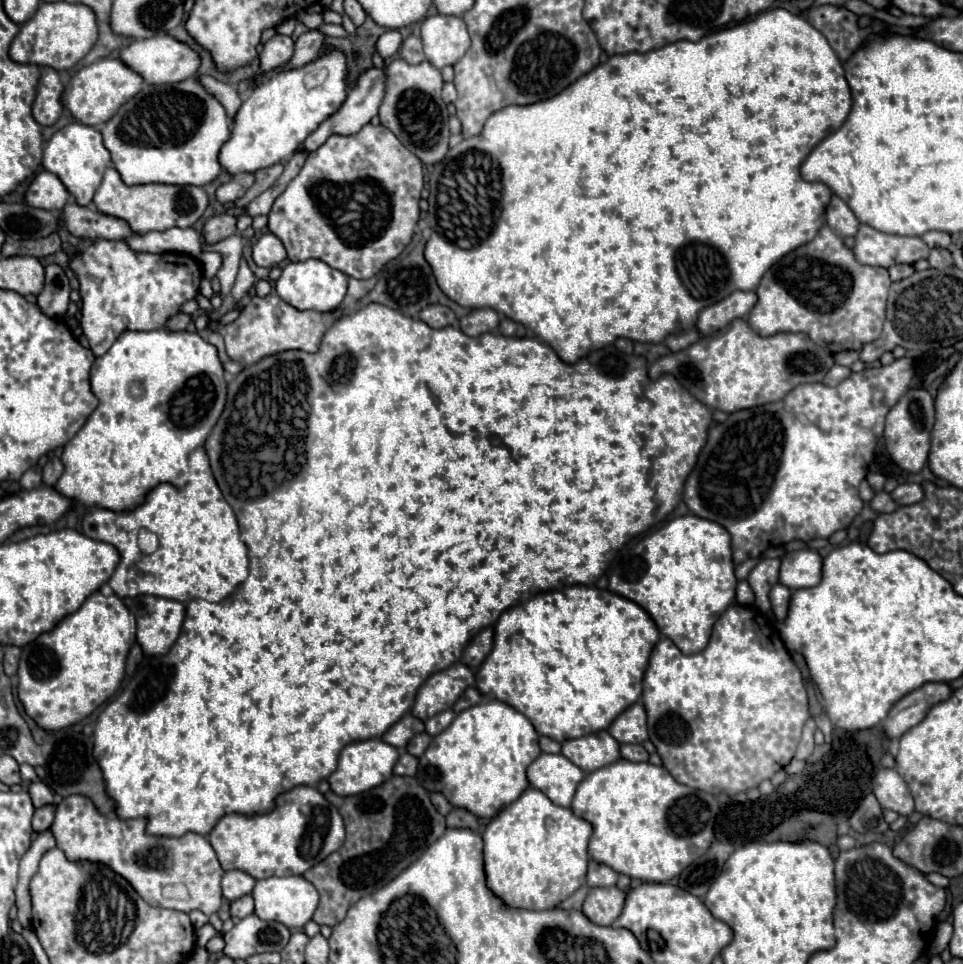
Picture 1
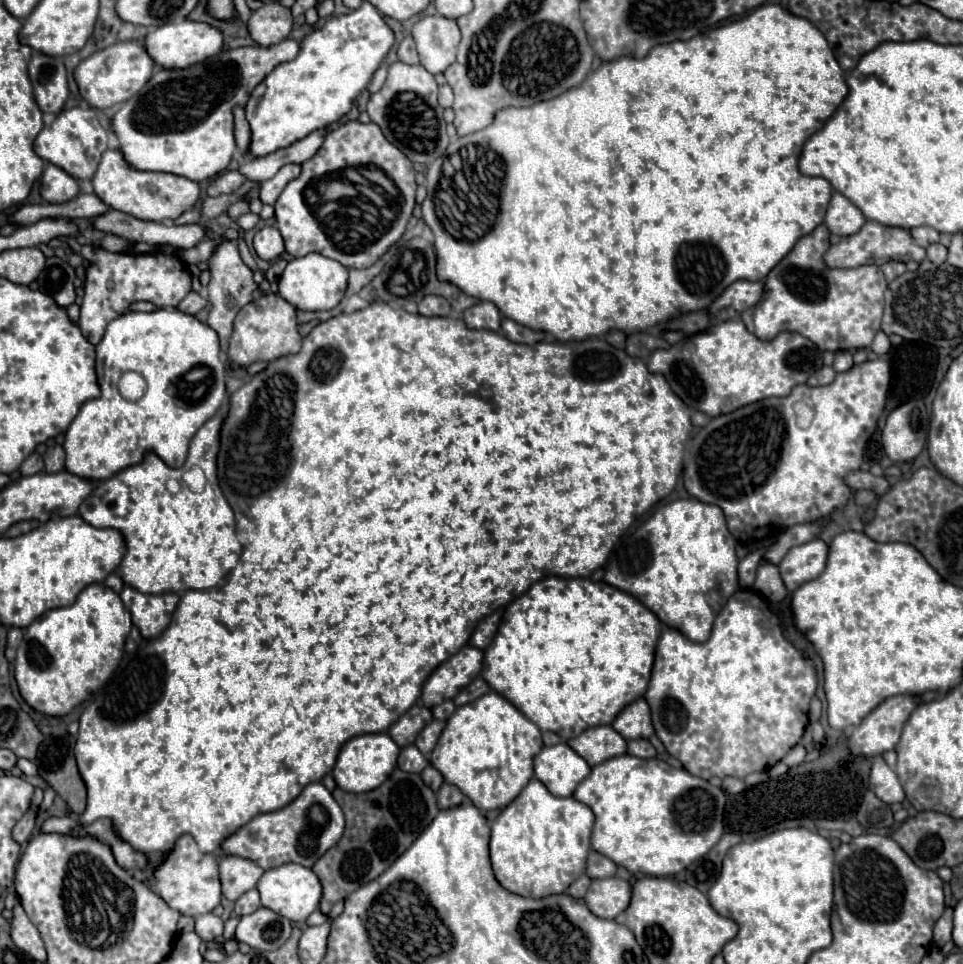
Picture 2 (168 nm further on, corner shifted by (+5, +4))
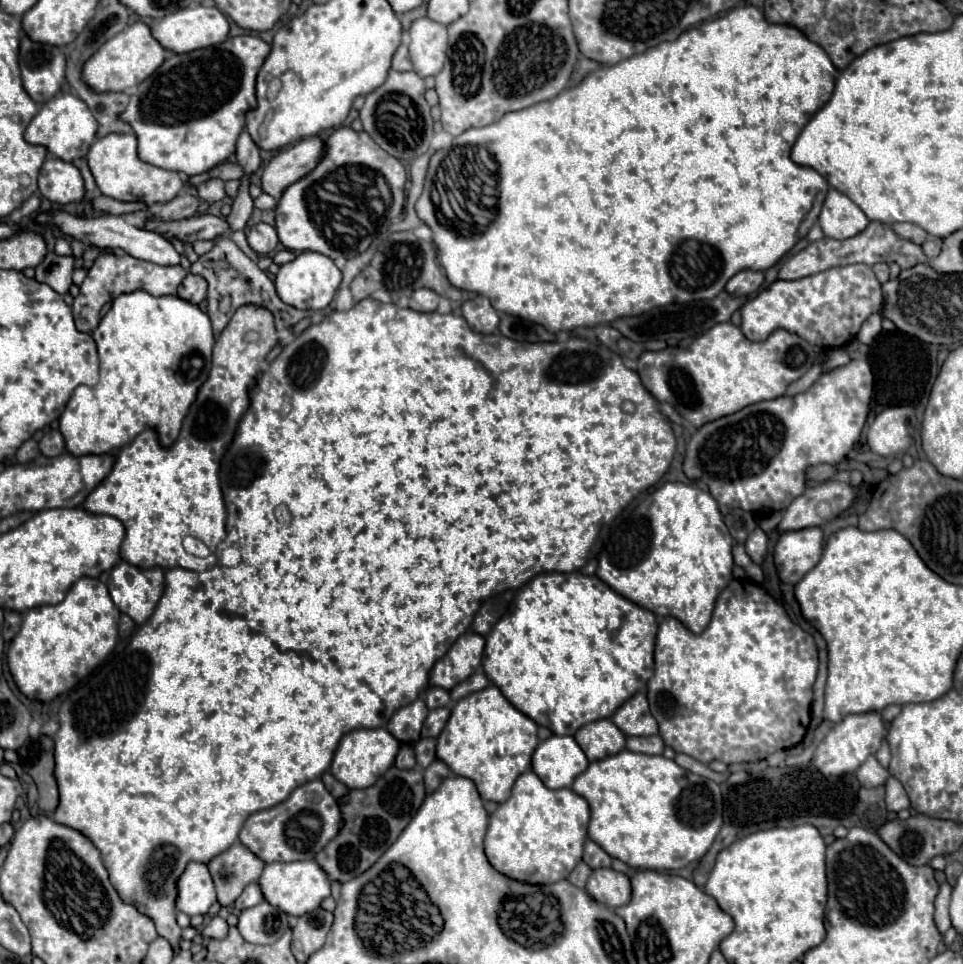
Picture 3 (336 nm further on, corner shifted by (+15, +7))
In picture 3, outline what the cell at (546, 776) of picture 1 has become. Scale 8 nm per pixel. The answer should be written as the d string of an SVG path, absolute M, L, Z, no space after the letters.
M551 735L539 743L533 753L533 771L549 785L549 789L571 787L575 777L583 773L587 765L589 759L571 735Z

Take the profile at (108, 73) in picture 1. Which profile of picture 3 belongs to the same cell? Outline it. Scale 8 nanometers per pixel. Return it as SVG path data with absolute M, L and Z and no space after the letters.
M143 21L133 23L125 31L117 33L117 37L109 39L101 49L85 63L83 77L97 91L125 91L129 87L137 87L145 77L149 77L161 63L165 61L167 49L153 37L151 27Z

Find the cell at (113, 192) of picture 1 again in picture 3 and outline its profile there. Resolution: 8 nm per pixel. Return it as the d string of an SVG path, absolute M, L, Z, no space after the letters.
M109 133L97 139L89 153L87 153L89 167L97 181L97 187L103 195L119 199L119 201L145 201L147 205L153 203L167 203L181 193L185 187L177 171L167 171L155 165L149 165L139 159L137 155L137 137L133 133Z

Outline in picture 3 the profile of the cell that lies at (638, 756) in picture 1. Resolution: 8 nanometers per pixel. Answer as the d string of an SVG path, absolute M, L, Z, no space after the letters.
M659 735L627 737L627 749L635 753L645 753L645 755L661 755L665 749L665 743Z

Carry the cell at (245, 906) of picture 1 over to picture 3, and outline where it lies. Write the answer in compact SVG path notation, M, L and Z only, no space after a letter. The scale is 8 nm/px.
M251 883L251 885L245 887L245 891L241 893L241 897L235 901L235 909L243 911L243 909L259 905L261 901L263 901L263 891L261 891L259 883Z

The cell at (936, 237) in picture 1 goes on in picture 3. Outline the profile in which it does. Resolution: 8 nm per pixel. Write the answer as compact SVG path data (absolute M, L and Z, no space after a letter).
M893 223L893 231L895 231L899 237L909 239L909 241L913 241L913 243L917 243L917 245L921 245L921 243L927 239L927 233L925 233L921 227L913 225L913 223Z

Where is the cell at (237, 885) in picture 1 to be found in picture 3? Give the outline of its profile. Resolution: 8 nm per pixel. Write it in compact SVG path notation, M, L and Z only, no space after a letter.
M235 841L207 867L211 871L219 903L223 907L229 907L235 903L235 899L243 893L243 889L249 883L255 883L261 877L265 863L255 853L251 853L243 843Z

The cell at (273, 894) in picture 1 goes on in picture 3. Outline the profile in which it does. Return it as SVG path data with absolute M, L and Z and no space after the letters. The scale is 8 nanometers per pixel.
M293 861L293 863L267 863L259 879L265 899L289 915L305 915L321 905L331 895L331 881L317 861Z

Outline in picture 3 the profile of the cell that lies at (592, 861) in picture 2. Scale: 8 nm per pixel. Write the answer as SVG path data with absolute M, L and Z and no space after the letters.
M587 841L585 843L585 853L583 853L583 861L591 867L591 869L599 869L599 867L611 867L611 857L595 843L595 841Z

